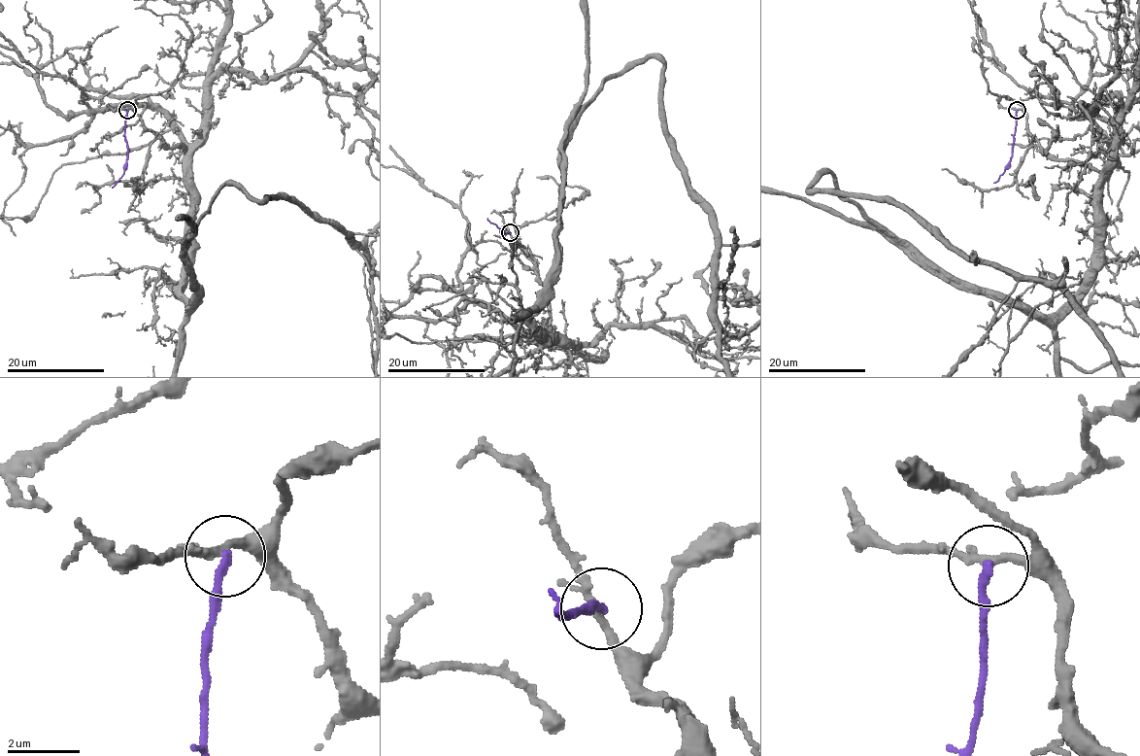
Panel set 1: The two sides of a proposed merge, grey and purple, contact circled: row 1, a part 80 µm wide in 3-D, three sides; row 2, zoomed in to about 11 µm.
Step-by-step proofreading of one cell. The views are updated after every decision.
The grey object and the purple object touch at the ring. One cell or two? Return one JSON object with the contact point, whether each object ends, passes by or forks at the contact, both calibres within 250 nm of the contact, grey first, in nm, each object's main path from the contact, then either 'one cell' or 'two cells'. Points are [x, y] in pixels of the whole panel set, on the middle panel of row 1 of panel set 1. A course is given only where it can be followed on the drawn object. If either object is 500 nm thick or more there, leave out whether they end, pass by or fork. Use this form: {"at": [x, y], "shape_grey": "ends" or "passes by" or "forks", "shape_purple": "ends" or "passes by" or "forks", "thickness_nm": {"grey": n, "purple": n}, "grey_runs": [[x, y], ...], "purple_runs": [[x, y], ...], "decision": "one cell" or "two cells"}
{"at": [510, 232], "shape_grey": "forks", "shape_purple": "ends", "thickness_nm": {"grey": 170, "purple": 220}, "grey_runs": [[509, 232], [537, 268], [544, 337], [531, 312], [550, 293], [565, 126], [586, 89]], "purple_runs": [[510, 233], [503, 233], [487, 218]], "decision": "two cells"}

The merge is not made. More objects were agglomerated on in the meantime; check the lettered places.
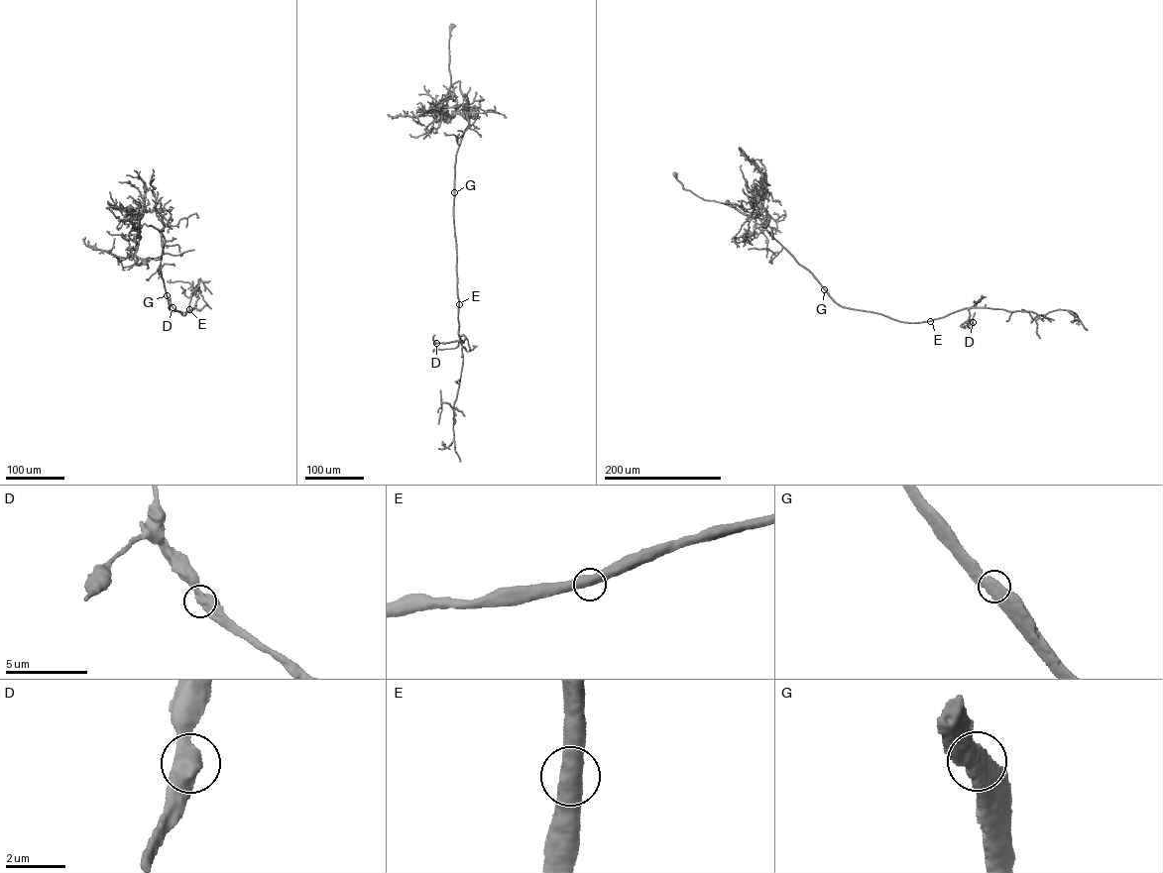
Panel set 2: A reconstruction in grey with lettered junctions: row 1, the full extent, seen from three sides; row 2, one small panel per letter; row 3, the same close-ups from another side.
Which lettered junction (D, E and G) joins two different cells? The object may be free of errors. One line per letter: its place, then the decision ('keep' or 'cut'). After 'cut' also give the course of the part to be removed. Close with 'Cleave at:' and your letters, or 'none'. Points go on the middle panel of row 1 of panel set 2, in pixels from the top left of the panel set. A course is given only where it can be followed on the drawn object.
D: at (436, 343); keep
E: at (459, 304); keep
G: at (454, 192); keep
Cleave at: none

